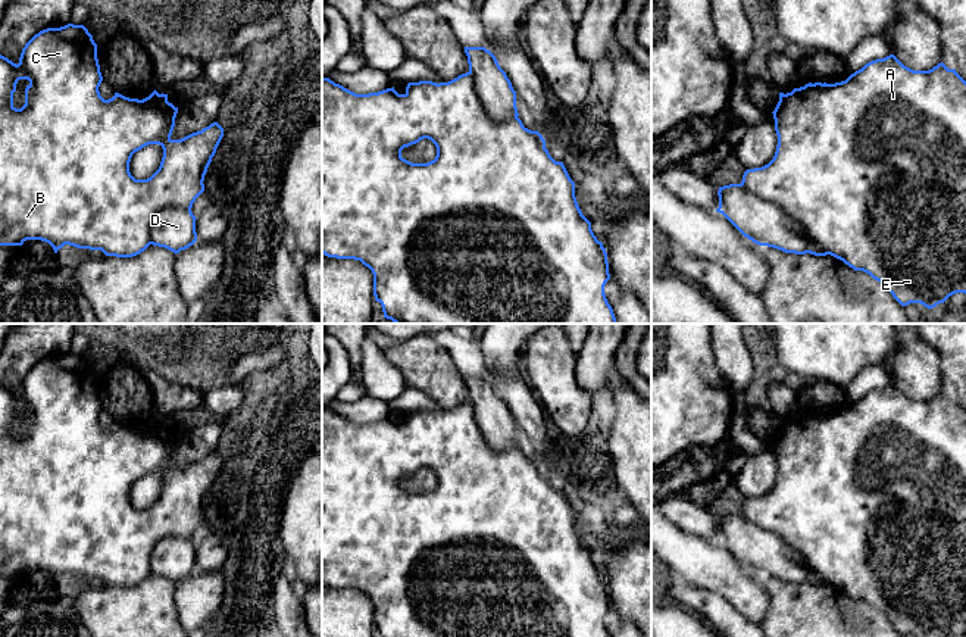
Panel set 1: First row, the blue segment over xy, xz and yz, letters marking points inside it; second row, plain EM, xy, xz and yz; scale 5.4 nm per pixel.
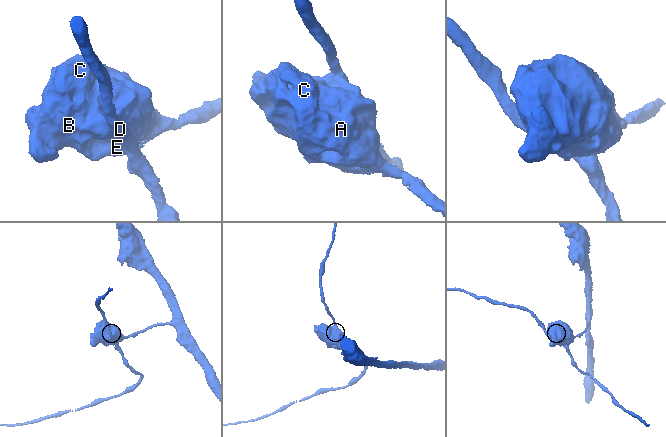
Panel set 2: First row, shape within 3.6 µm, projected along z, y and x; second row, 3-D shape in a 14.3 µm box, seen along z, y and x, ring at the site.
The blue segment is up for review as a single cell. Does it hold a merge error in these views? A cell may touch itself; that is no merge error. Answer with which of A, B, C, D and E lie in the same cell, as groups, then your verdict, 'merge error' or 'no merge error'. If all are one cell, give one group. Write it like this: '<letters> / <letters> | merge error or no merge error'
A B C E / D | merge error

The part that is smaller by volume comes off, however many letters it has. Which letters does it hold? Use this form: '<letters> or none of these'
D

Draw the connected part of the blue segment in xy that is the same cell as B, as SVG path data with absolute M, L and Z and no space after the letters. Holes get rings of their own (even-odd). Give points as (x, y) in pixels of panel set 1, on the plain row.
M68 353L60 357L40 360L22 378L18 394L0 384L0 575L22 575L26 569L41 569L49 572L54 583L69 574L78 578L101 580L106 586L132 587L150 575L150 556L159 540L165 537L191 540L196 528L204 521L204 505L223 466L223 458L213 452L201 460L181 469L172 469L178 437L168 431L168 424L159 424L154 419L149 427L138 430L115 422L112 428L104 430L99 421L101 410L97 374L84 355ZM19 409L28 409L29 413L25 418L25 434L16 438L13 435L13 422ZM149 474L159 474L163 478L160 496L150 508L135 509L129 502L131 487Z

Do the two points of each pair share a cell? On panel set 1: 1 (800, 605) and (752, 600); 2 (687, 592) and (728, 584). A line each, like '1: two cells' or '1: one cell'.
1: two cells
2: two cells

